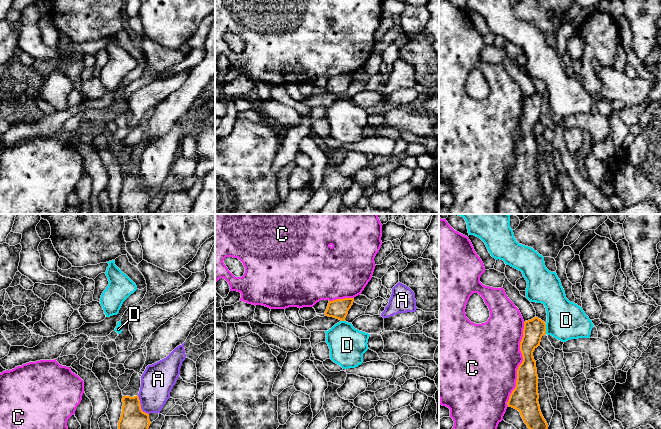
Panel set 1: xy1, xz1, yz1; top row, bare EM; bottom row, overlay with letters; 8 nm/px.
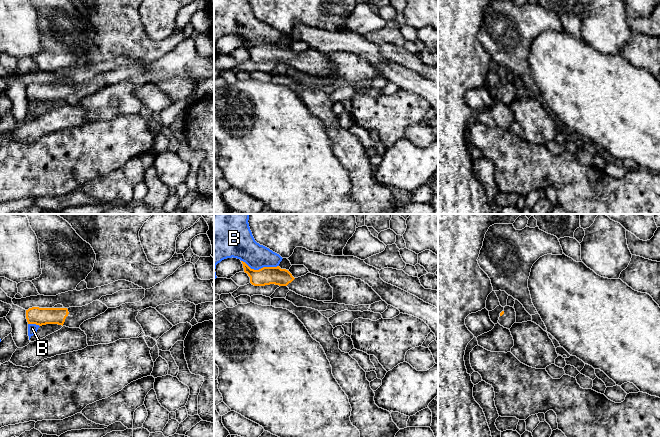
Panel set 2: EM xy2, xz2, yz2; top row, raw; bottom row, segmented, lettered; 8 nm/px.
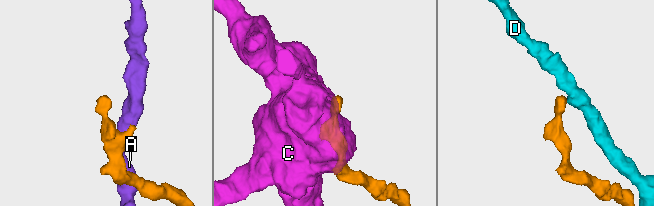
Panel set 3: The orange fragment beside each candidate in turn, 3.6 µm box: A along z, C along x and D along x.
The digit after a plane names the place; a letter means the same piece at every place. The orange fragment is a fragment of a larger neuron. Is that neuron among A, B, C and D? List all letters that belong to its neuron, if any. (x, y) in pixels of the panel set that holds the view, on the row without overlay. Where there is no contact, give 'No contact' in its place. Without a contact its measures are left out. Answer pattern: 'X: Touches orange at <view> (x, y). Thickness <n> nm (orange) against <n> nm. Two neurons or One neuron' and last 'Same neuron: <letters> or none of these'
A: Touches orange at xy1 (140, 182). Thickness 240 nm (orange) against 260 nm. Two neurons
B: Touches orange at xz2 (260, 45). Thickness 140 nm (orange) against 220 nm. Two neurons
C: Touches orange at yz1 (520, 140). Thickness 200 nm (orange) against 480 nm. Two neurons
D: Touches orange at yz1 (545, 105). Thickness 170 nm (orange) against 300 nm. Two neurons
Same neuron: none of these

